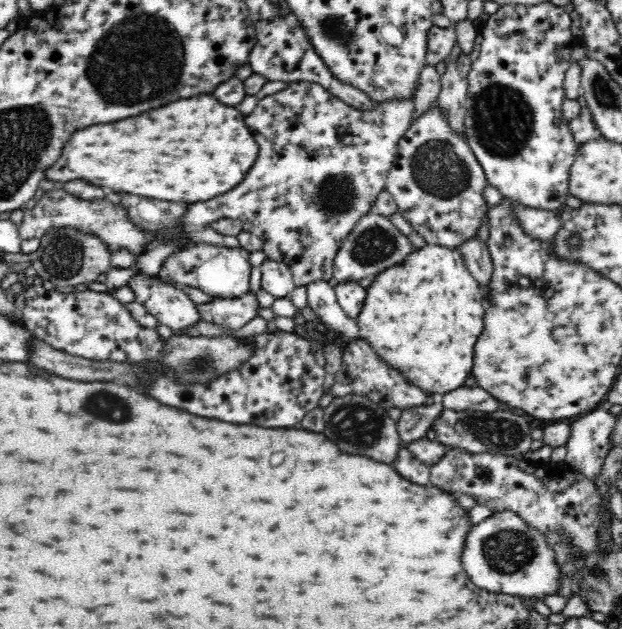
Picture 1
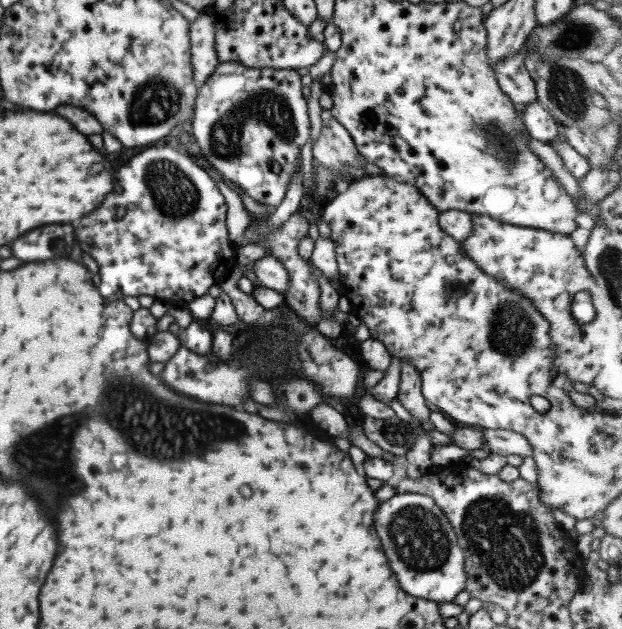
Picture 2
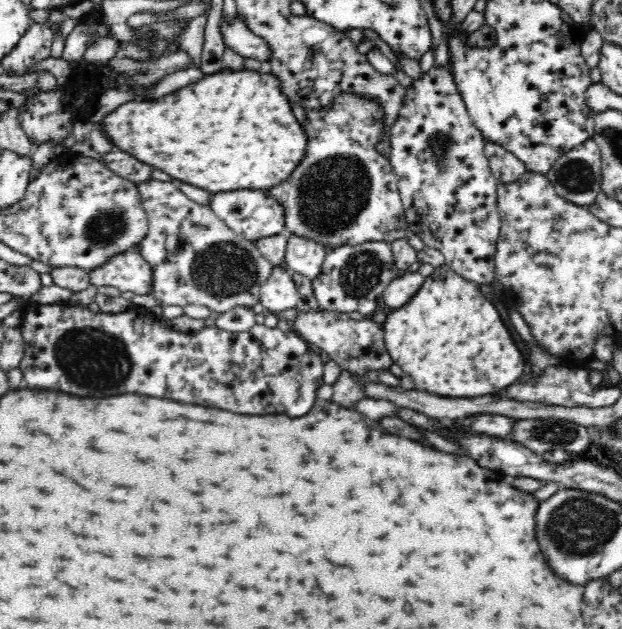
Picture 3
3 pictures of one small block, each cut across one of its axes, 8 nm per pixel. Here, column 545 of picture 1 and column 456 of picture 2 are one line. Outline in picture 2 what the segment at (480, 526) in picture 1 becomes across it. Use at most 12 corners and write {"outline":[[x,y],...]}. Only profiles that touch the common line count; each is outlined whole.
{"outline":[[428,495],[380,503],[376,530],[408,594],[466,588],[466,553]]}

